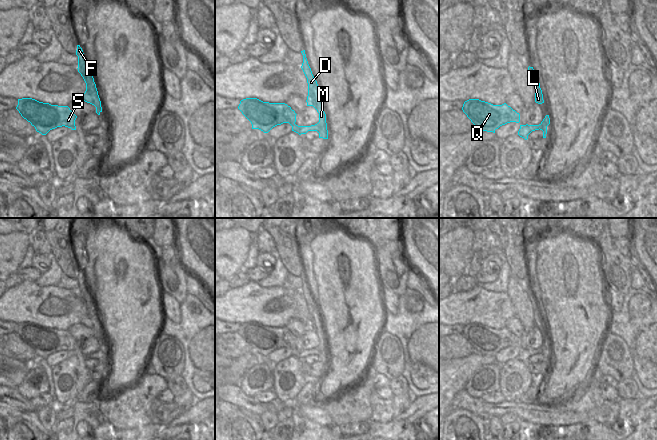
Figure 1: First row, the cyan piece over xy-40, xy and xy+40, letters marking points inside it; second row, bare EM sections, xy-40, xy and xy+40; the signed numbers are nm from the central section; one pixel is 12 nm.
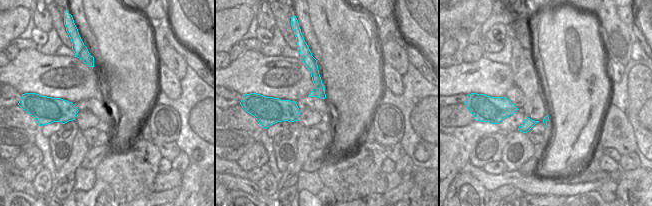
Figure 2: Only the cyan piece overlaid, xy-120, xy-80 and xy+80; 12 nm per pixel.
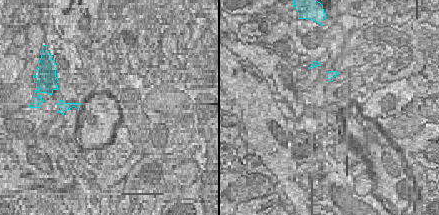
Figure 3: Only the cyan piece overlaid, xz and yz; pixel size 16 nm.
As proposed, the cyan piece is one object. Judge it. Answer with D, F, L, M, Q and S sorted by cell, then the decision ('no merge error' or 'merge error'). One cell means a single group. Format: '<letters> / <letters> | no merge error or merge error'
D F L M / Q S | merge error

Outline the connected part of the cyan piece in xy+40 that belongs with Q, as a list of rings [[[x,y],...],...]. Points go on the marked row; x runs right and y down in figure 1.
[[[469,99],[464,102],[462,110],[474,126],[482,131],[495,133],[502,125],[520,122],[520,114],[506,103],[493,105],[479,99]]]

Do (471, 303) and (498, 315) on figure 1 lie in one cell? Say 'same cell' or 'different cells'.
same cell

